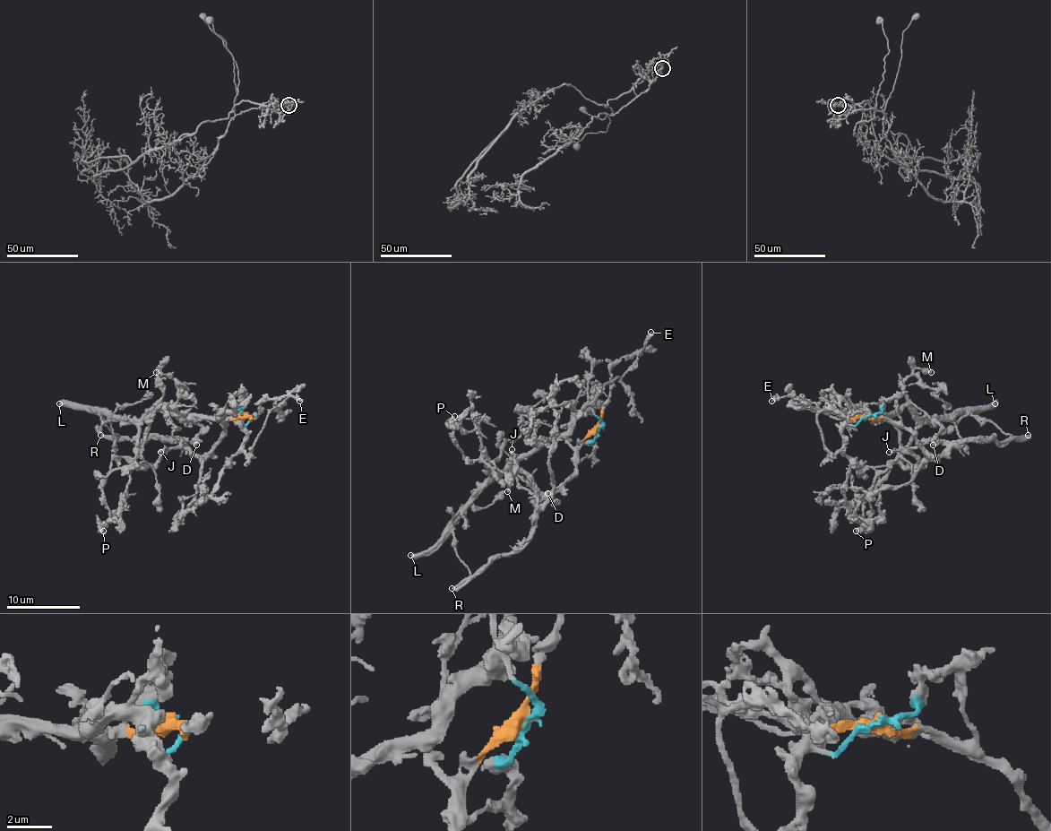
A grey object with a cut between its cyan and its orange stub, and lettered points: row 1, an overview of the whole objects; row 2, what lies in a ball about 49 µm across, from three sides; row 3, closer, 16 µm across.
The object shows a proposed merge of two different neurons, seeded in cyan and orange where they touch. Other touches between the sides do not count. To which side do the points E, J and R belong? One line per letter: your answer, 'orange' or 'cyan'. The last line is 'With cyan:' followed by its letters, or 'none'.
E: orange
J: orange
R: orange
With cyan: none

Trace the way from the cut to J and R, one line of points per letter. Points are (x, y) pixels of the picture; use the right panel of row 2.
J: (868, 416), (900, 421), (929, 453), (940, 454), (945, 447), (934, 440), (921, 440), (905, 449), (889, 451)
R: (868, 416), (900, 421), (936, 454), (943, 454), (954, 445), (977, 438), (1009, 442), (1022, 440), (1028, 435)

